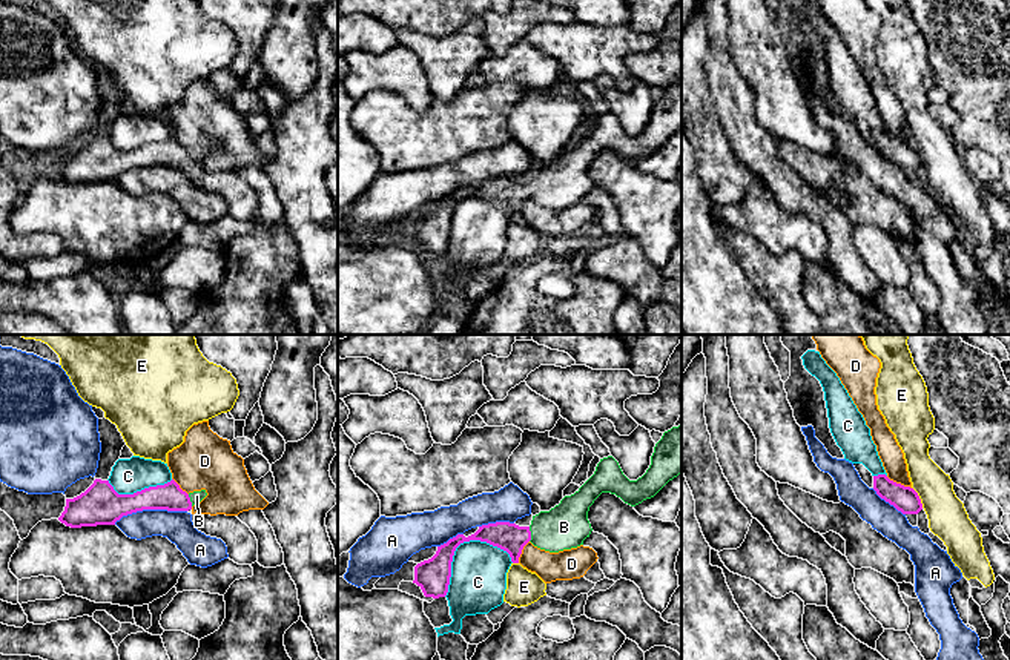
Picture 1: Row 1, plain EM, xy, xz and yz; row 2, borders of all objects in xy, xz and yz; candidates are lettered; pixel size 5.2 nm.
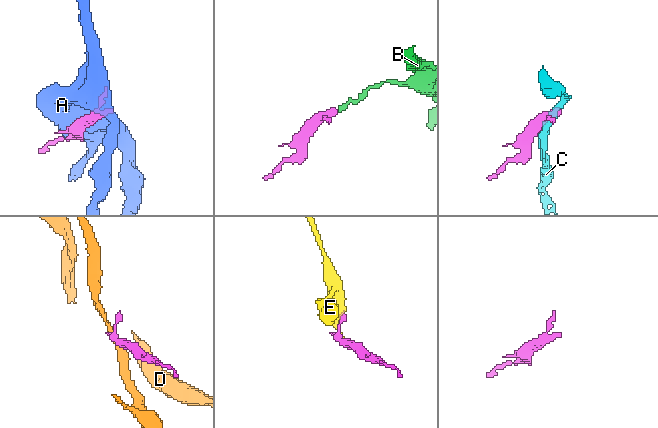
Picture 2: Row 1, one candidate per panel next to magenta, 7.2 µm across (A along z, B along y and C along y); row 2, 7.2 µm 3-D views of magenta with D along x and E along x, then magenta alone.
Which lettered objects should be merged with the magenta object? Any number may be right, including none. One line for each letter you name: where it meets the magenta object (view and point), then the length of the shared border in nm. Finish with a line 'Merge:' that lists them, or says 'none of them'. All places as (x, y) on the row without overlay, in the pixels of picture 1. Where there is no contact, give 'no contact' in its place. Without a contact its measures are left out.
B: xz (530, 191) | 80 nm
Merge: B

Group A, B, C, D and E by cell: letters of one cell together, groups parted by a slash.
A / B / C / D / E

